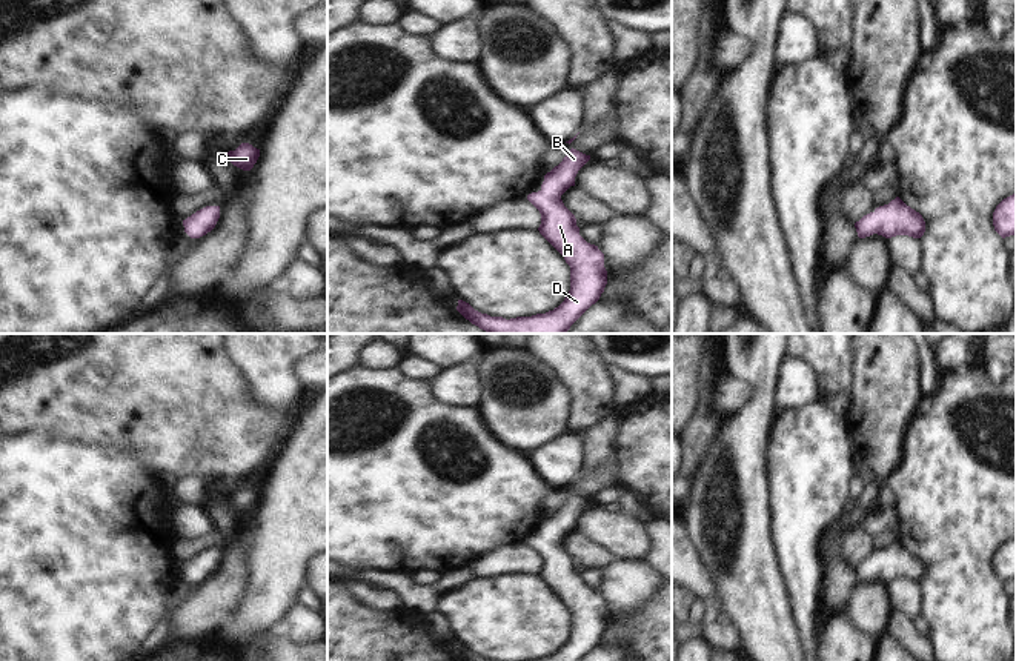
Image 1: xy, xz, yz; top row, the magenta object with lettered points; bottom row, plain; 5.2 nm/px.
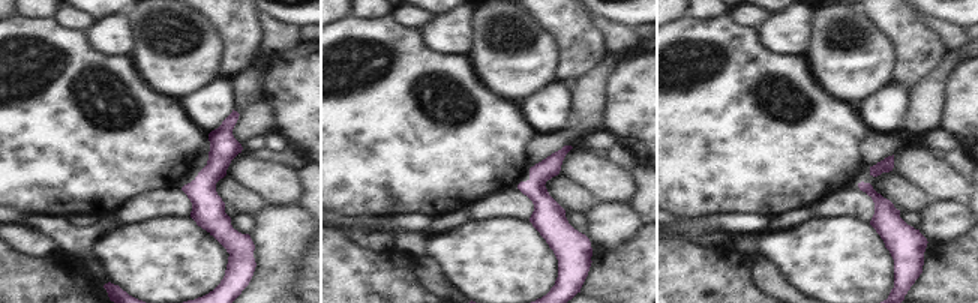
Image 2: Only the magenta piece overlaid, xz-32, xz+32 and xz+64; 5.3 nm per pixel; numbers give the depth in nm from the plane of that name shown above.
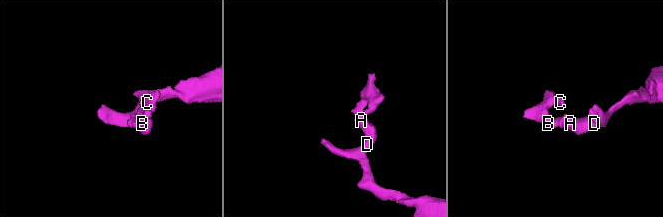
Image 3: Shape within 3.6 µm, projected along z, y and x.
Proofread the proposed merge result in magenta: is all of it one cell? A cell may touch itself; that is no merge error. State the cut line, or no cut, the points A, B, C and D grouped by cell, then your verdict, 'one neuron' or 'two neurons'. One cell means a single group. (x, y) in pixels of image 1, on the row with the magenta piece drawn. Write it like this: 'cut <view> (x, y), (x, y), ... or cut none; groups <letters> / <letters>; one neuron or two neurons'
cut none; groups A B C D; one neuron

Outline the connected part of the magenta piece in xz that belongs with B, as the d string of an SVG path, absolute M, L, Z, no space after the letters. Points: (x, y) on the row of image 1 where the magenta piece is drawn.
M572 148L563 161L544 175L541 189L527 195L541 214L540 234L570 266L570 291L564 301L546 314L506 320L481 314L458 300L457 311L472 324L487 334L566 334L599 300L607 284L604 254L579 235L575 215L561 200L561 195L575 186L578 171L589 160L590 155Z

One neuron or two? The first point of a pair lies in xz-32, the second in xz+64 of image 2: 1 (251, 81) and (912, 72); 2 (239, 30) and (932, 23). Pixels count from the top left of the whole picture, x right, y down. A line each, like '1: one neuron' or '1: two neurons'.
1: two neurons
2: two neurons

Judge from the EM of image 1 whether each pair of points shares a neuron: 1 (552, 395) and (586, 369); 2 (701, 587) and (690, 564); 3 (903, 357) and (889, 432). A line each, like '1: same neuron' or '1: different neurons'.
1: different neurons
2: same neuron
3: same neuron

